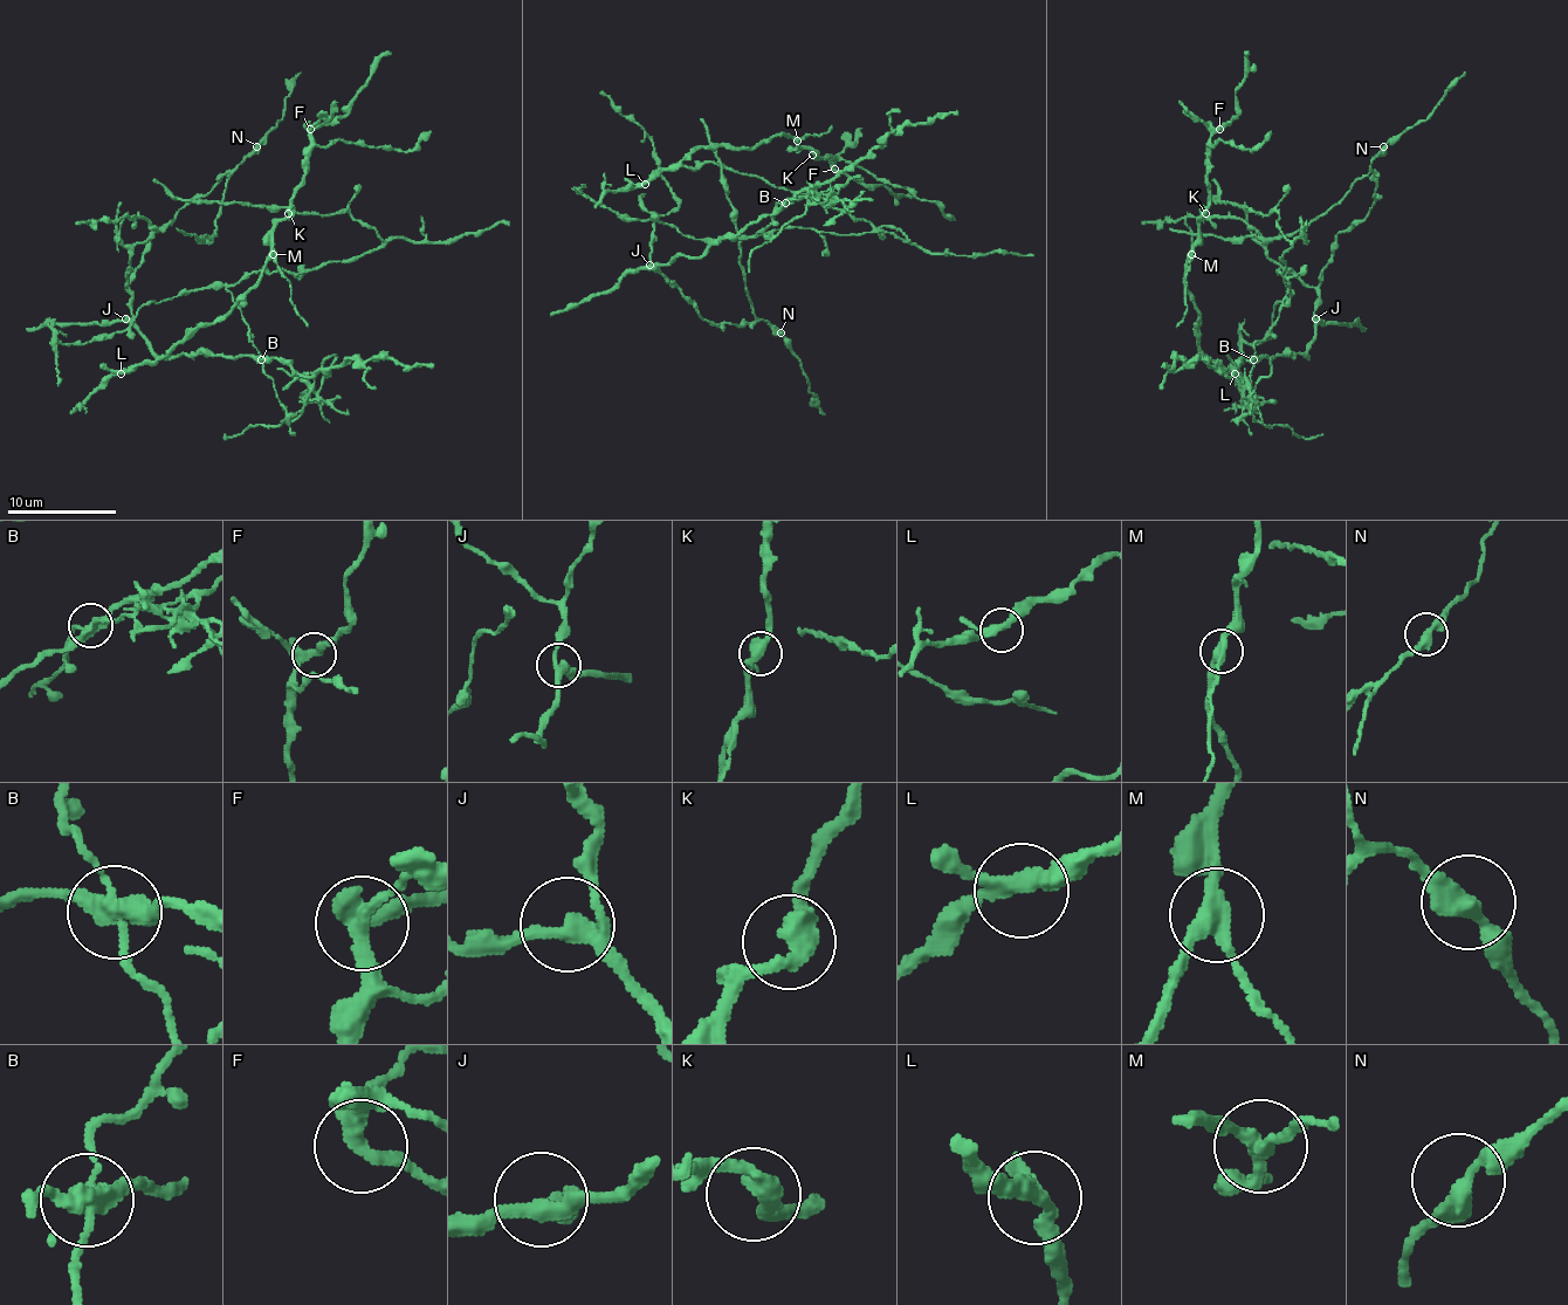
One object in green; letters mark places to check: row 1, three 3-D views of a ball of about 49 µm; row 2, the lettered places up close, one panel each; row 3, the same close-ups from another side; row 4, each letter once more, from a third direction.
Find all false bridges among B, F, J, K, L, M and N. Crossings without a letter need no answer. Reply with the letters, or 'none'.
B, M

